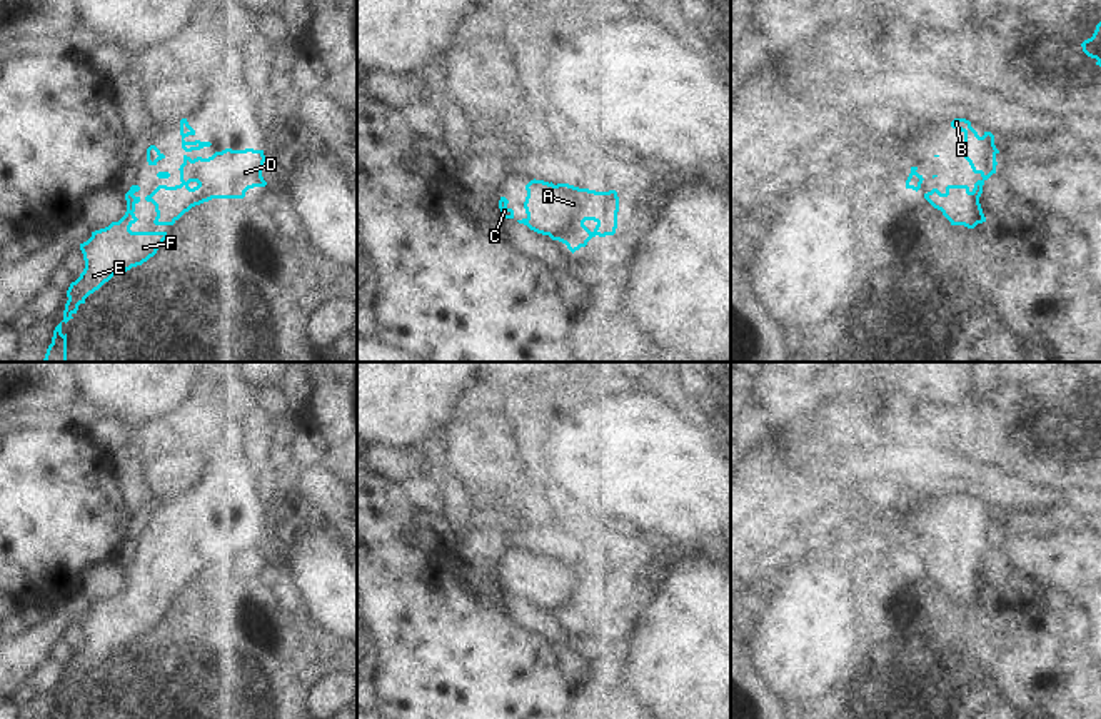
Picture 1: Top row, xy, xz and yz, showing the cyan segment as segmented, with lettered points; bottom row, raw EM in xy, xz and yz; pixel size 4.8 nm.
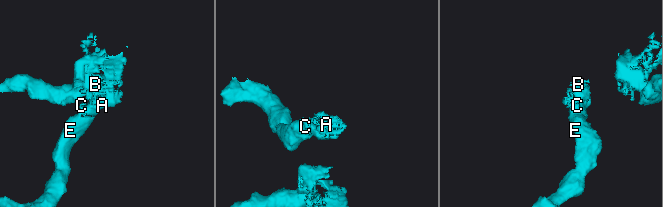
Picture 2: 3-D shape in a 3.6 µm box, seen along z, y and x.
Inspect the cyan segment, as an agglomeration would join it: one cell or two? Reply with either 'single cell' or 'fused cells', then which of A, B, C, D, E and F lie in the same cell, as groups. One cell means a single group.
single cell; groups A B C D E F

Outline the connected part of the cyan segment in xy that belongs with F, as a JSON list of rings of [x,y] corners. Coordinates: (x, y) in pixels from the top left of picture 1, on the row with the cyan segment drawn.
[[[132,185],[125,194],[127,212],[118,222],[112,222],[108,227],[92,232],[92,237],[80,244],[83,254],[85,269],[80,277],[70,284],[67,290],[67,304],[63,310],[63,320],[55,327],[52,344],[47,349],[43,362],[67,362],[67,334],[62,334],[62,324],[73,319],[78,305],[85,304],[85,299],[108,282],[115,274],[123,274],[132,267],[142,265],[153,257],[167,232],[132,232],[130,227],[138,220],[135,217],[135,205],[140,197],[138,185]]]

